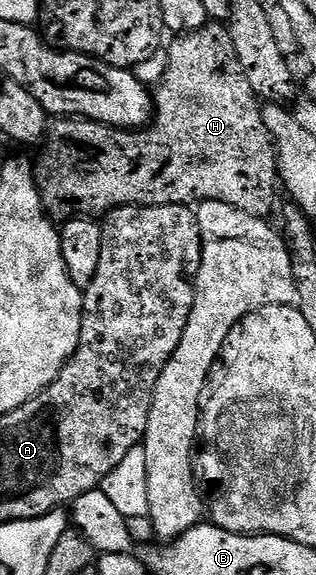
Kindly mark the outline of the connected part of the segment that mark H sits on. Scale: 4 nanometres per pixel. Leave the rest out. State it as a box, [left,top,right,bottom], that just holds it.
[33,22,281,221]

